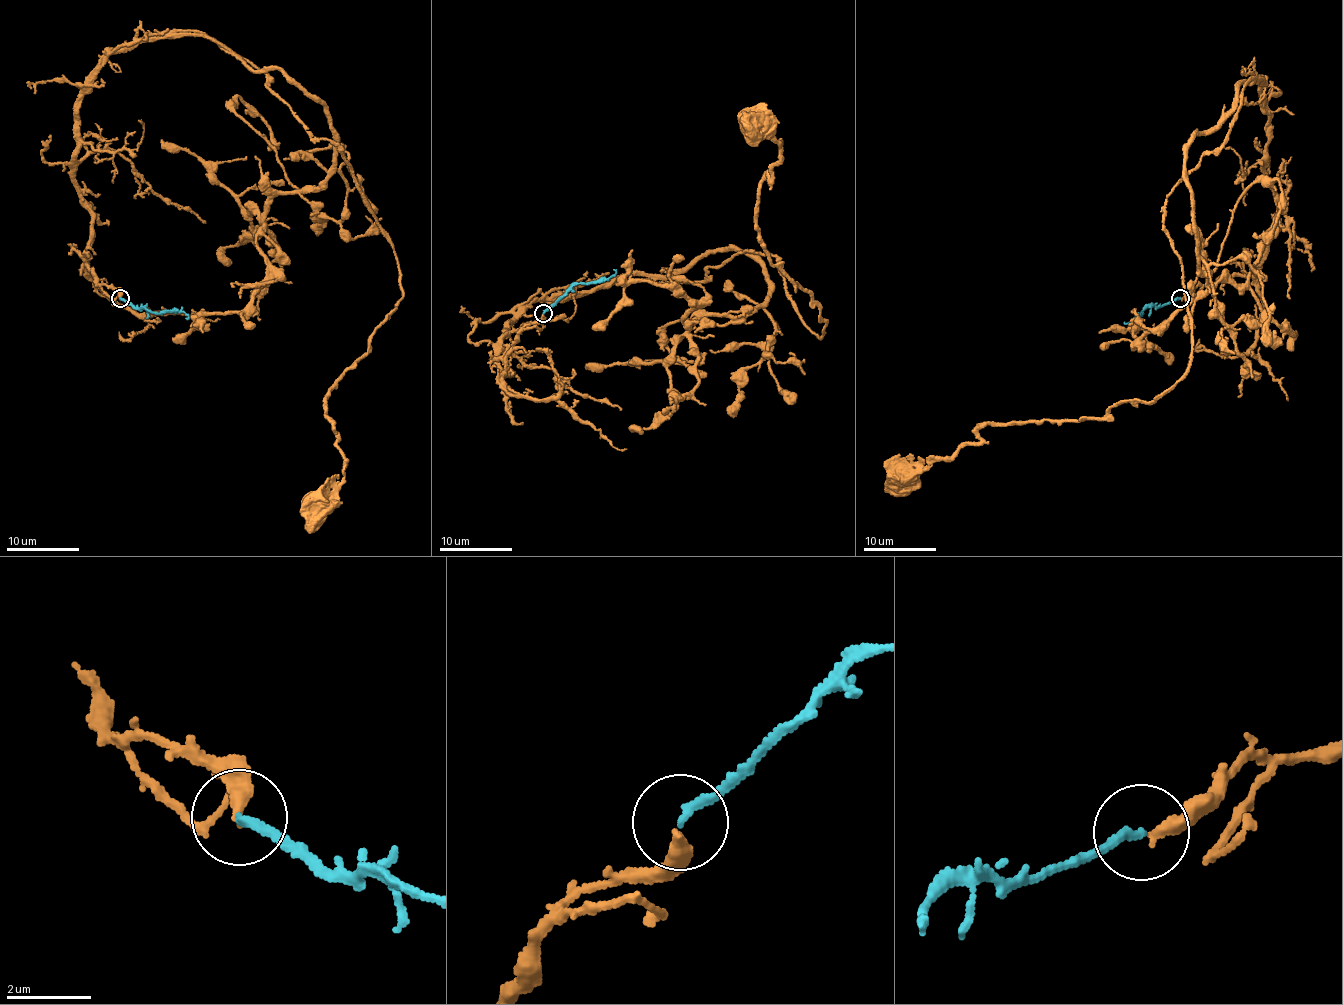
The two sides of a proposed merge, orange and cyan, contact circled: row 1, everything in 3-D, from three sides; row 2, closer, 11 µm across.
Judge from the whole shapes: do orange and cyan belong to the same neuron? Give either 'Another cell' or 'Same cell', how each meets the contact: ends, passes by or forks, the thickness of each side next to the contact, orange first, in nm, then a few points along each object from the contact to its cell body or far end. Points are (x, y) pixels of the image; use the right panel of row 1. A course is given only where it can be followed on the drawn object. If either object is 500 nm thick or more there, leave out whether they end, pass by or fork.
Same cell. At the ring orange ends. At the ring cyan ends. Thickness 320 nm (orange) against 220 nm. Course of orange: (1180, 299), (1249, 276), (1277, 225), (1259, 80), (1167, 197), (1184, 374), (1103, 418), (989, 423), (903, 472). Course of cyan: (1180, 297), (1144, 309), (1138, 318), (1125, 323)

